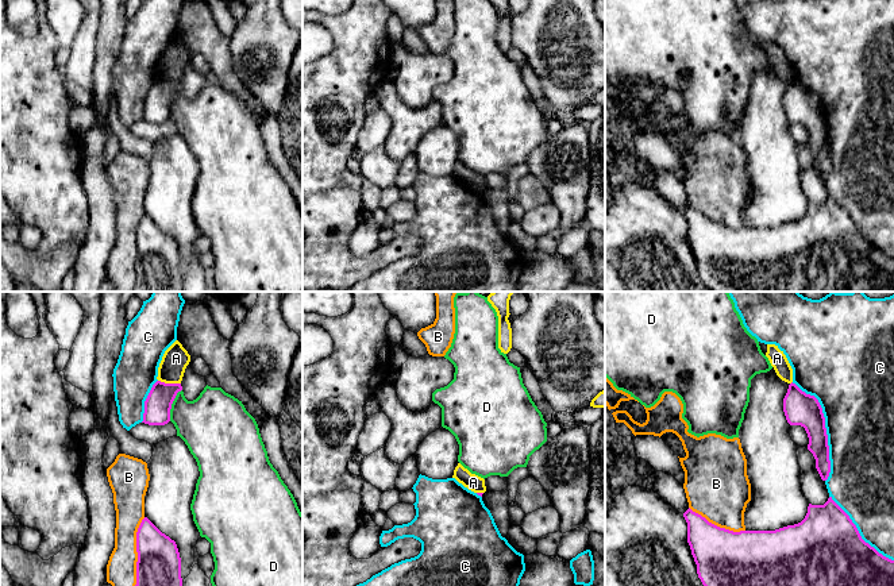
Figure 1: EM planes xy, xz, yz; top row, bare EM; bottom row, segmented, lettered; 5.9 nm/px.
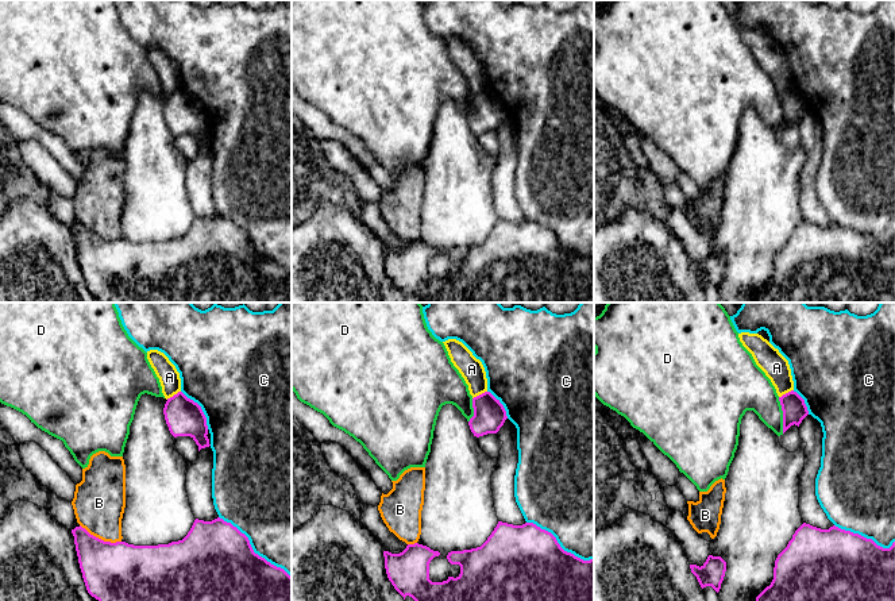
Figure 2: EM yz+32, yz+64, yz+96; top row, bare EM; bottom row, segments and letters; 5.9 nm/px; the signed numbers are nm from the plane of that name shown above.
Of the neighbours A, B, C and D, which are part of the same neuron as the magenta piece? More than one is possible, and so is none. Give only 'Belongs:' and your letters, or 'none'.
Belongs: none

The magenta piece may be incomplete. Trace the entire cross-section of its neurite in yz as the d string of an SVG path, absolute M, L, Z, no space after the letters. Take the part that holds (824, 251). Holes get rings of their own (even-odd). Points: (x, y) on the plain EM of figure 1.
M832 197L824 203L808 204L805 216L794 223L787 223L775 228L740 228L733 230L709 220L690 205L683 211L687 220L687 240L697 262L697 271L702 282L713 292L894 292L894 258L879 251L866 240L849 213Z

